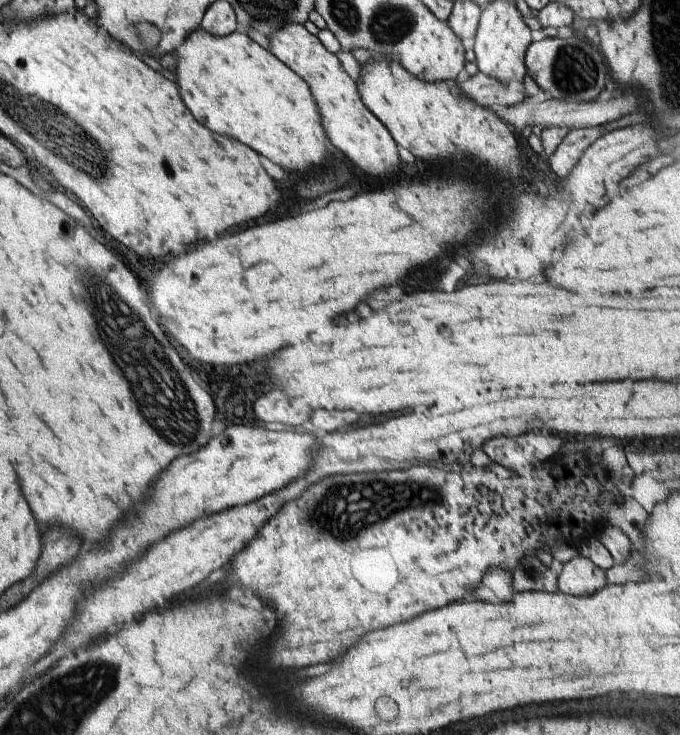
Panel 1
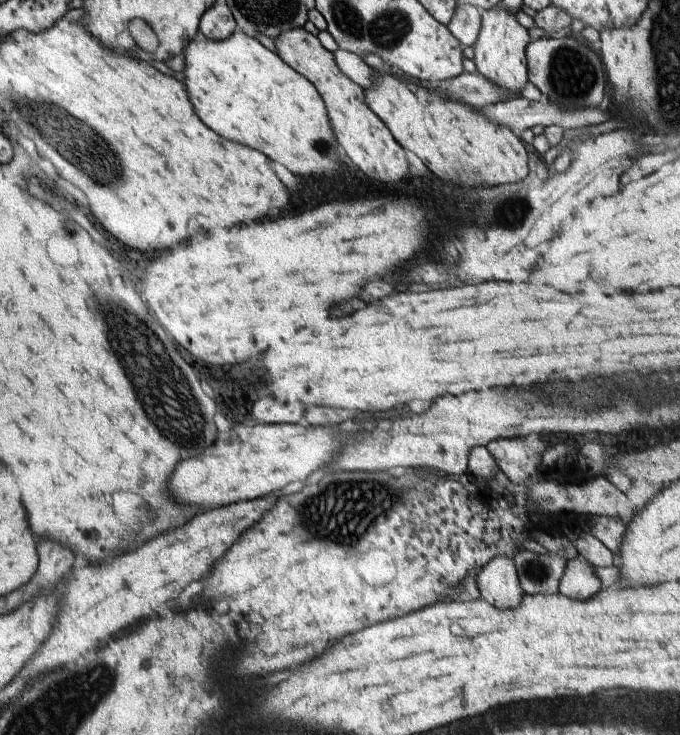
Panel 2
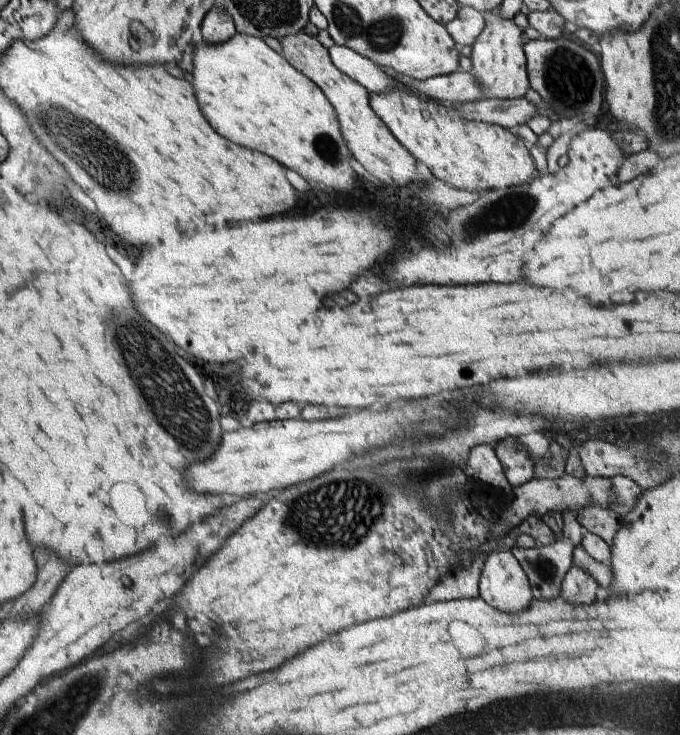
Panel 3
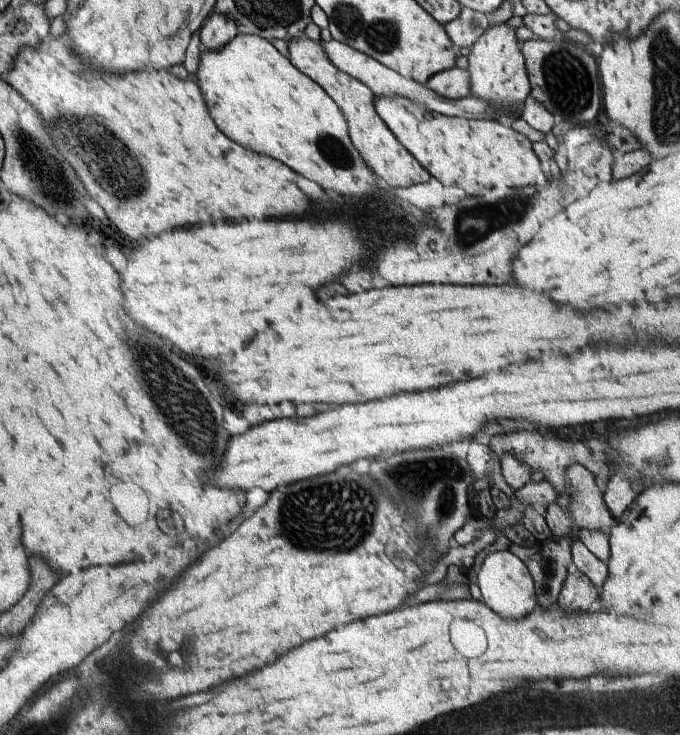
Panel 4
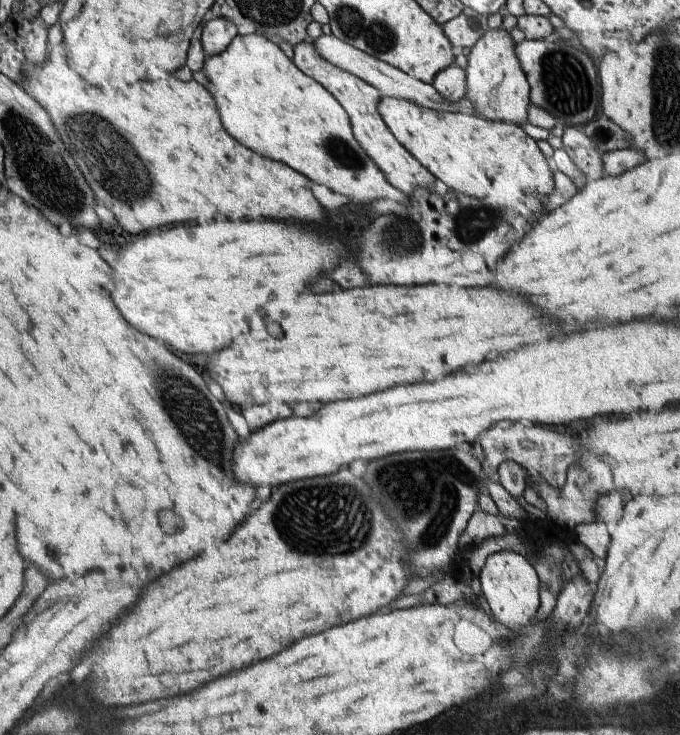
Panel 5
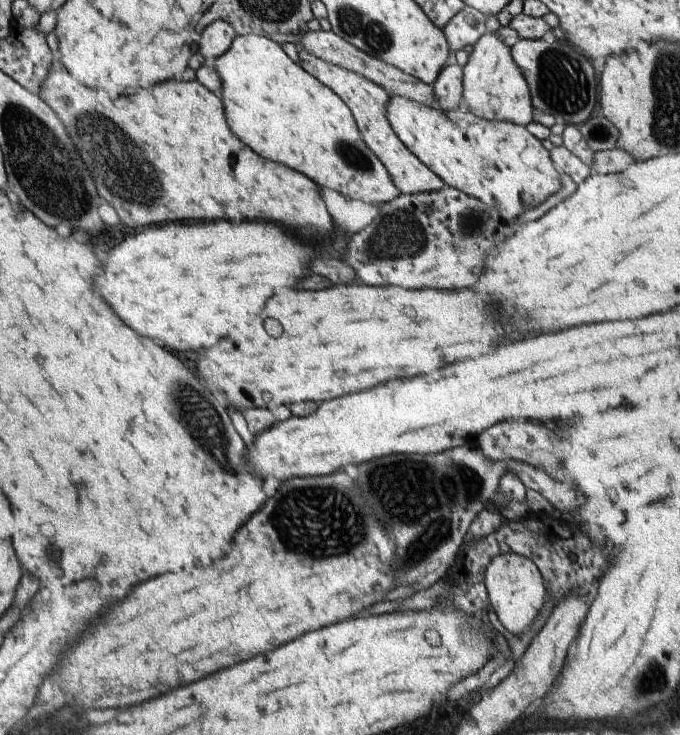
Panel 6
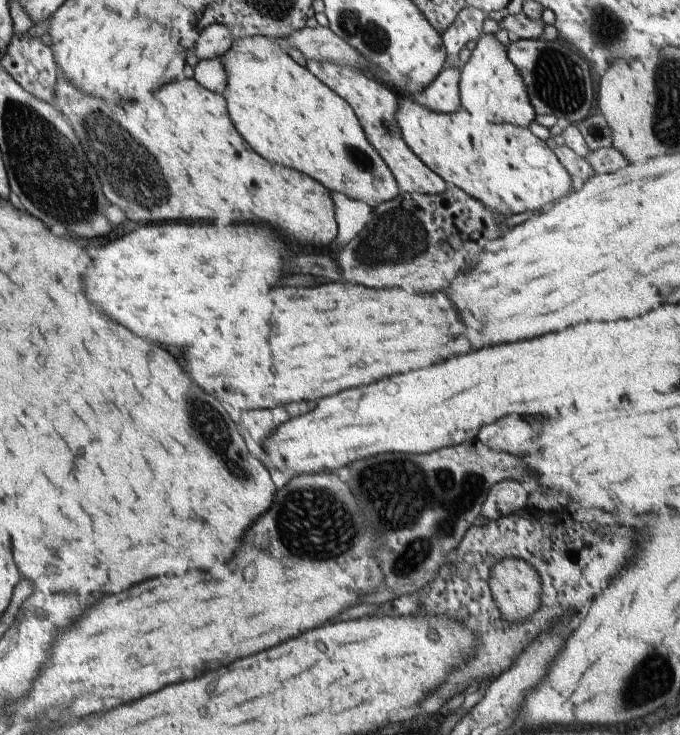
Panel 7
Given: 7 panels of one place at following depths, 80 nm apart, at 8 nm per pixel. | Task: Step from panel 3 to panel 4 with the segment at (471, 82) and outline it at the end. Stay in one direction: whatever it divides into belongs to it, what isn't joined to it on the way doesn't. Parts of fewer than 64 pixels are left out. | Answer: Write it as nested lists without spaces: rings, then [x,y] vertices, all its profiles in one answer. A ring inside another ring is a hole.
[[[453,67],[432,76],[424,86],[444,98],[457,100],[471,96],[470,76],[467,70]]]

